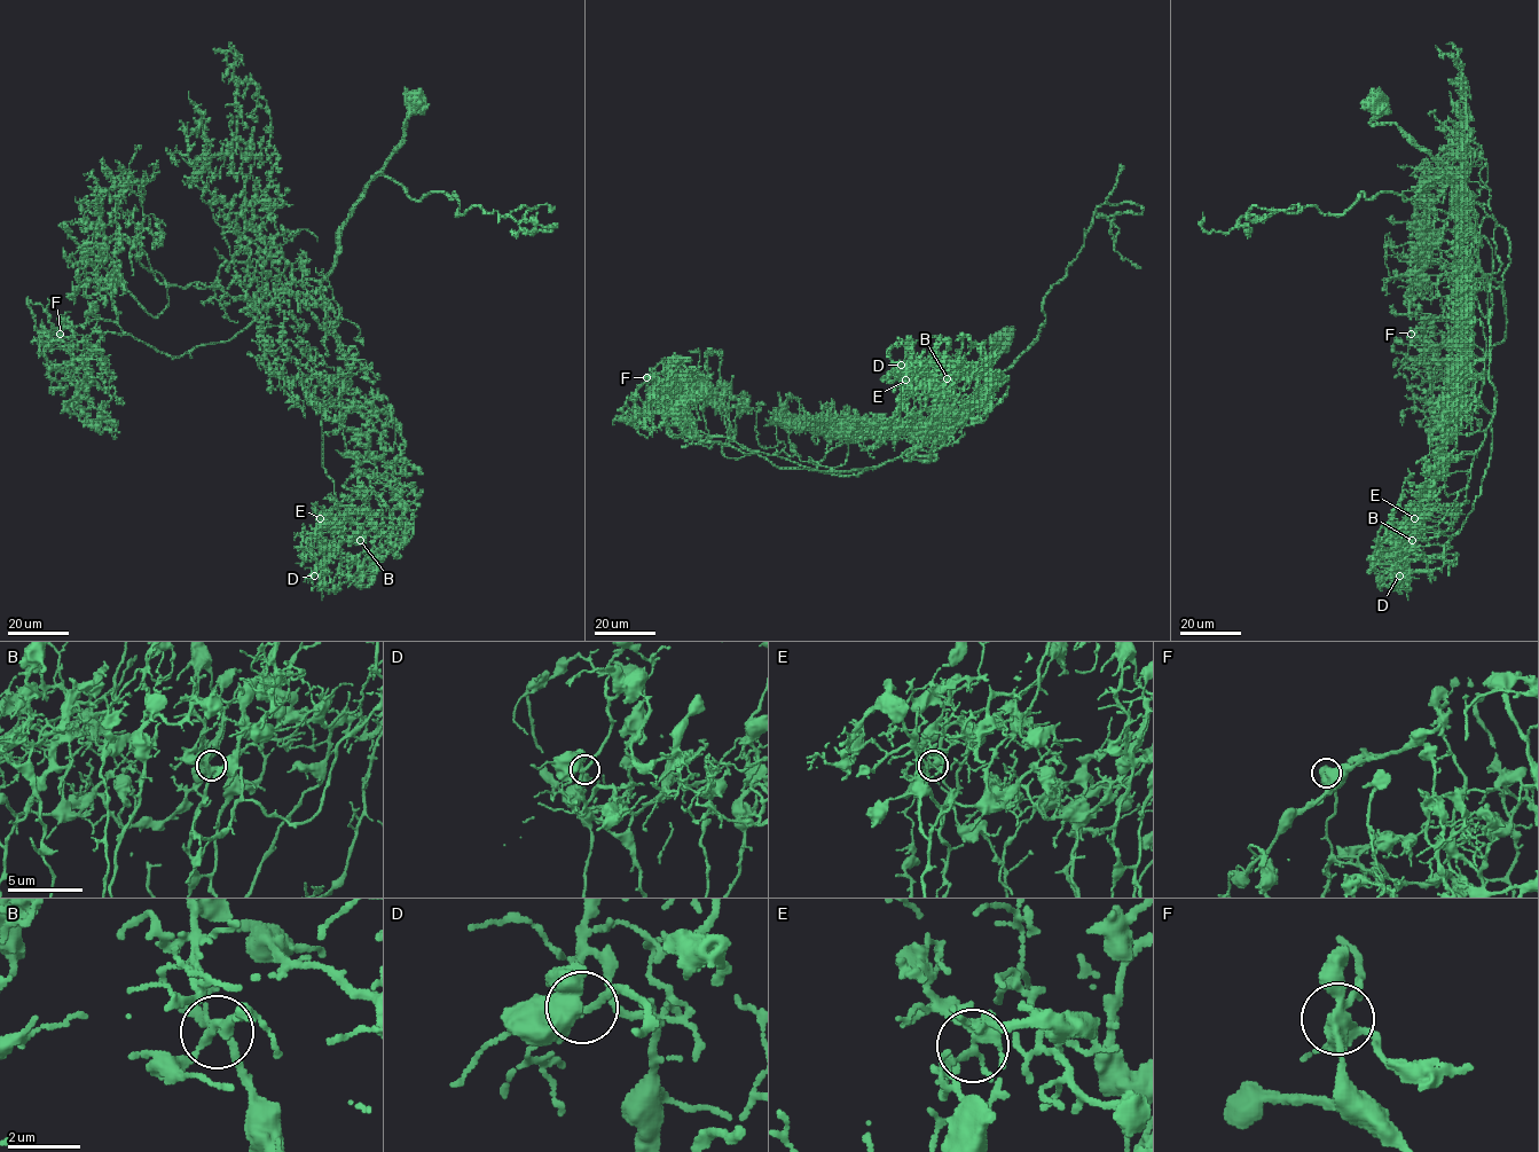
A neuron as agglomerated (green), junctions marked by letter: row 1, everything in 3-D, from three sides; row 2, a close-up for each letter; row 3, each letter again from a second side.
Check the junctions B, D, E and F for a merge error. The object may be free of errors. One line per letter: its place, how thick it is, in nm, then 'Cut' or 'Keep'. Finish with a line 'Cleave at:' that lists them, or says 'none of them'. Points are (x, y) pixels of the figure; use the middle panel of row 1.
B: Place: (947, 378). Thickness 240 nm. Keep
D: Place: (901, 365). Thickness 360 nm. Keep
E: Place: (905, 379). Thickness 300 nm. Keep
F: Place: (646, 377). Thickness 400 nm. Keep
Cleave at: none of them

